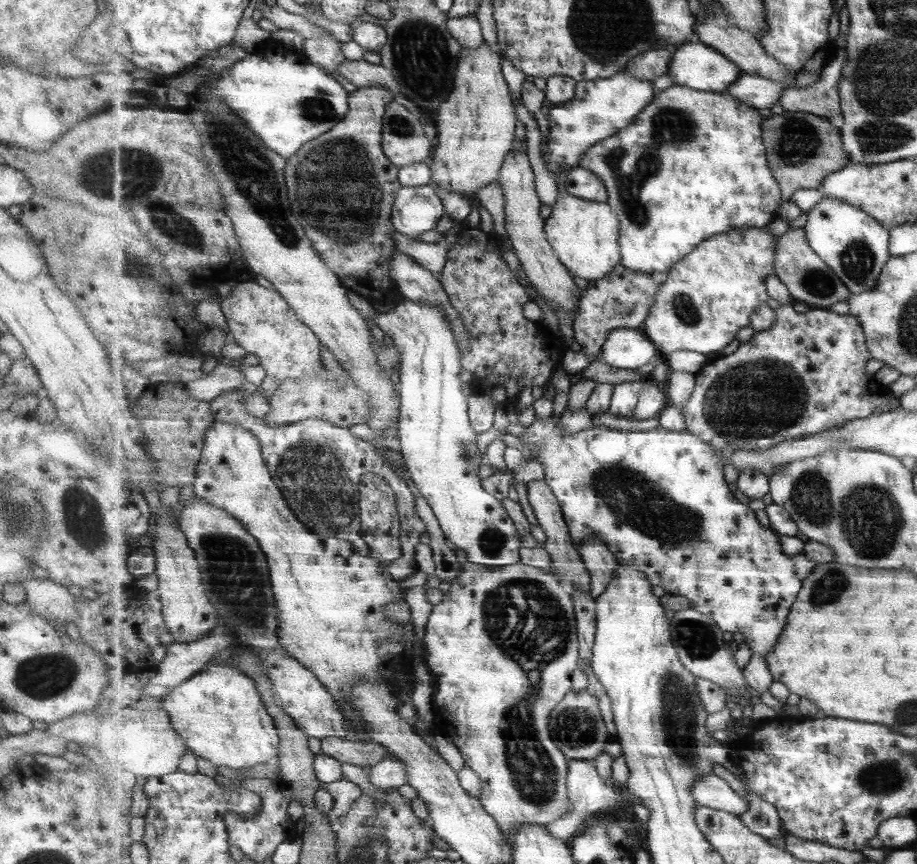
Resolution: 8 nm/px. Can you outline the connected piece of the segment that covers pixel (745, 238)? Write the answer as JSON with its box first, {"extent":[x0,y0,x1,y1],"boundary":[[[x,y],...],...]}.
{"extent":[642,228,779,357],"boundary":[[[767,228],[731,230],[729,234],[709,238],[673,266],[667,275],[662,276],[657,302],[653,304],[651,314],[647,315],[642,329],[655,343],[661,355],[667,357],[678,350],[690,350],[706,355],[711,352],[719,353],[733,342],[739,330],[752,326],[753,313],[757,308],[769,303],[766,280],[776,274],[777,243],[779,236],[773,236]]]}

